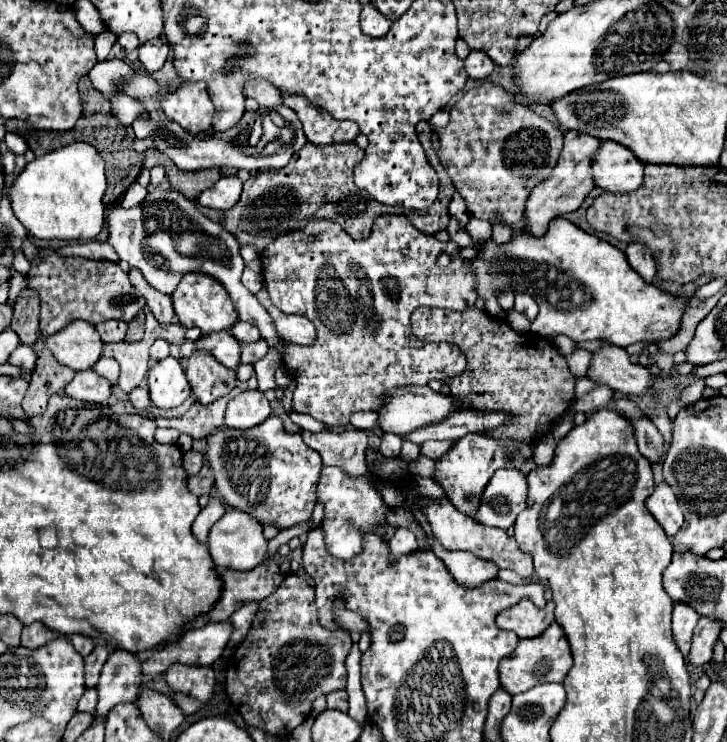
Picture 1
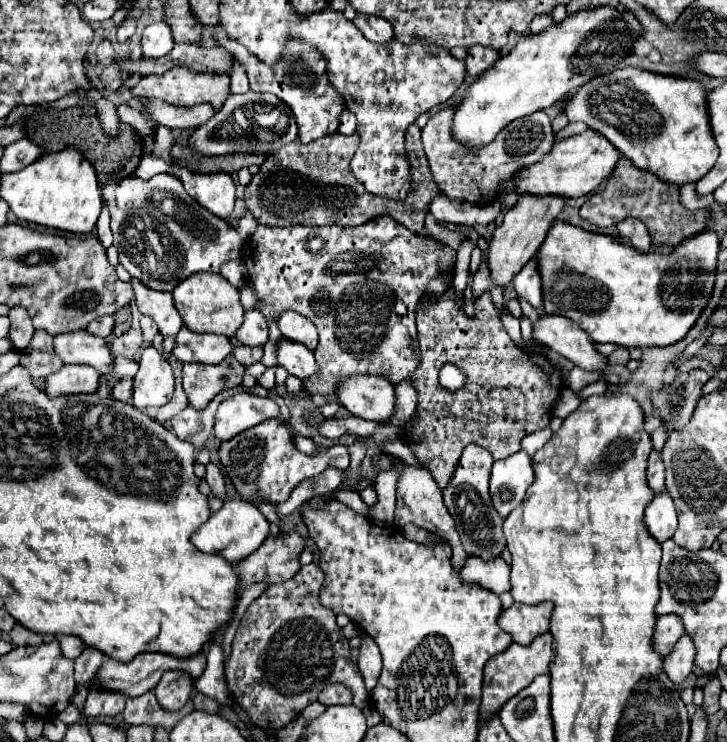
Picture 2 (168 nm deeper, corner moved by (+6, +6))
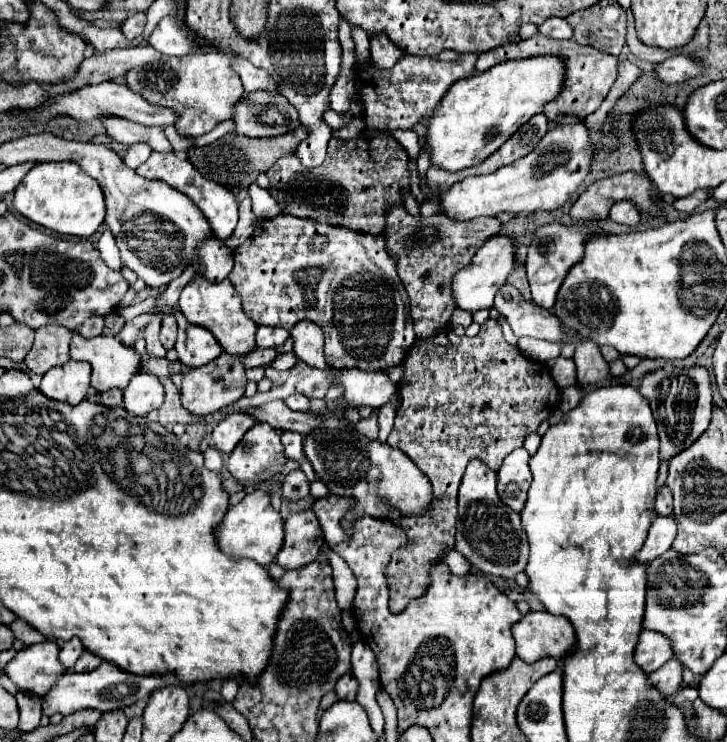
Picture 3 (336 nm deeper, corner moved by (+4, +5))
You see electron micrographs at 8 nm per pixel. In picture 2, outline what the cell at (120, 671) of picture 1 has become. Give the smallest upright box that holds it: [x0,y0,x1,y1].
[84,688,126,716]

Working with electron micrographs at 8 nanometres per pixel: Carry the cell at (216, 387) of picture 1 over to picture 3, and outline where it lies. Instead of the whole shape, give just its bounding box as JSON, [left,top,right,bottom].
[182,353,246,415]

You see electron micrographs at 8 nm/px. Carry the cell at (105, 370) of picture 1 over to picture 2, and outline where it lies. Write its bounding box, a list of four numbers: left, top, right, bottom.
[110,358,138,378]

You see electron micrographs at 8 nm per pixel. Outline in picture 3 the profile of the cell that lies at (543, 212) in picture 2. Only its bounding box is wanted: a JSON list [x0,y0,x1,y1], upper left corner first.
[452,237,516,313]

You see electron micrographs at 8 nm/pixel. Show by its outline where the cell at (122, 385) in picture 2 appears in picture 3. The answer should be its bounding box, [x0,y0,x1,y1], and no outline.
[98,389,122,407]

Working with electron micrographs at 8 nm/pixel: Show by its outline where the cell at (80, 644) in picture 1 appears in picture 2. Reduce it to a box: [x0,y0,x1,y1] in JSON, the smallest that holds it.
[60,636,84,658]

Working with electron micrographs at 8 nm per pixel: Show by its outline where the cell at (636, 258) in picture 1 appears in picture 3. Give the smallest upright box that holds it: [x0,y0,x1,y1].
[610,201,640,225]

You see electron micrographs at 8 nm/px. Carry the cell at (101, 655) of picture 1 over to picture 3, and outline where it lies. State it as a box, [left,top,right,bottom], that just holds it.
[74,651,102,673]

